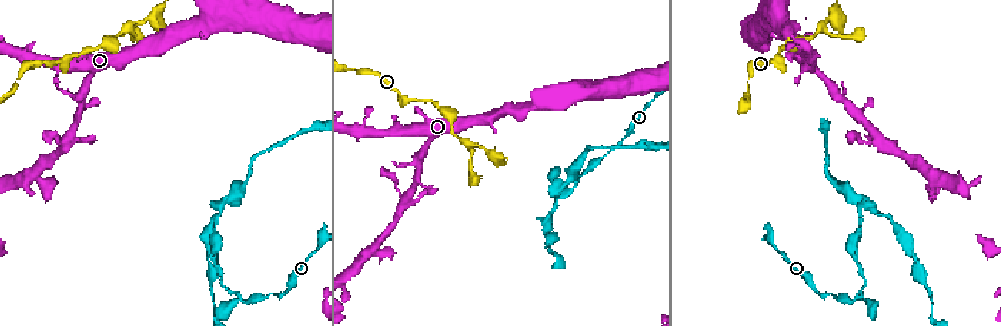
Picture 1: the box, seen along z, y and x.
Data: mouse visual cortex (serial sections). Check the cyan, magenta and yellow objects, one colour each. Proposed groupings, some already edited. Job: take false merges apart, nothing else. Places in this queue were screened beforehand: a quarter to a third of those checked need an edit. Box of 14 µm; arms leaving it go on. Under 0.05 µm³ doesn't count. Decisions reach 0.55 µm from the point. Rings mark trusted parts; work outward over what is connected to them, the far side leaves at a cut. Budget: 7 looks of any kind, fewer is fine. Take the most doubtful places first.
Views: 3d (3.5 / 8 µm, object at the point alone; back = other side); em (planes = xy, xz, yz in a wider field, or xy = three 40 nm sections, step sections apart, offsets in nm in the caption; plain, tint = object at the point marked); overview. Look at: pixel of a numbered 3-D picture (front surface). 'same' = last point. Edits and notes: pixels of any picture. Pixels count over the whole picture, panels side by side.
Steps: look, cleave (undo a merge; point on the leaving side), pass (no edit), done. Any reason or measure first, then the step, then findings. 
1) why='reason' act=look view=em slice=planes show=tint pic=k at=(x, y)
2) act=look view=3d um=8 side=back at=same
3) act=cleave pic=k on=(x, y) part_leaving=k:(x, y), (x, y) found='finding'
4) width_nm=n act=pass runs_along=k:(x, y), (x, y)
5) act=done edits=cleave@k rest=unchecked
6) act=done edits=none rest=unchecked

why='a narrow waist' act=look view=3d um=3.5 pic=1 at=(126, 27)

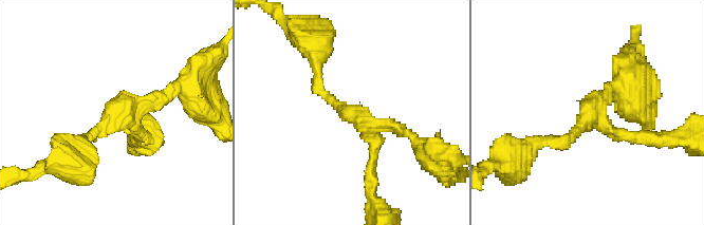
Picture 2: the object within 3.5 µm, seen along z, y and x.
arms=3 arm_widths_nm=150,200,200 act=look view=em slice=xy step=2 show=tint pic=2 at=(117, 112)

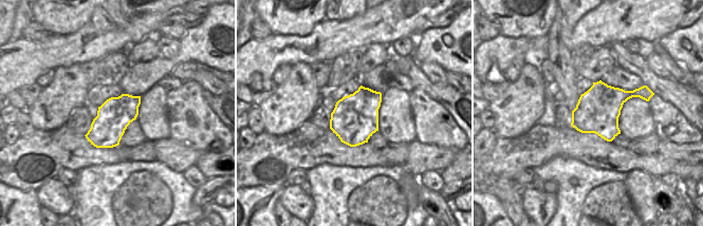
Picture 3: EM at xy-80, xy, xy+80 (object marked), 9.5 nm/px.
act=pass runs_along=2:(316, 71), (316, 87), (341, 109), (413, 138) found='all the same cell'

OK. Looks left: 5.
why='three-way junction' act=look view=3d um=3.5 pic=1 at=(861, 295)

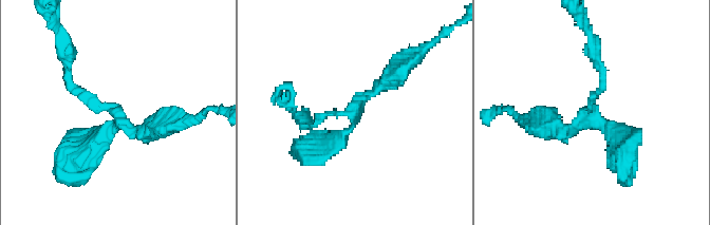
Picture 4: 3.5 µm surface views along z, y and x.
arms=3 arm_widths_nm=100,250,300 act=look view=em slice=xy step=2 show=tint pic=4 at=(116, 110)

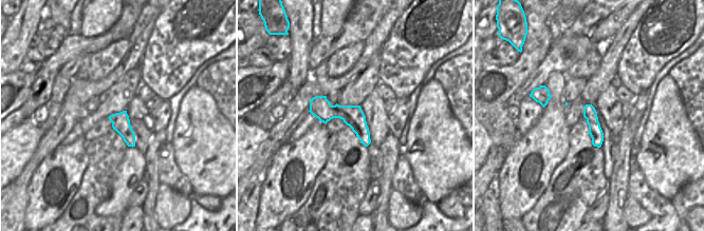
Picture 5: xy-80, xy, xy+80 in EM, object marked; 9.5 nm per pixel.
act=pass runs_along=5:(312, 103), (344, 112), (367, 141) found='continuous, no second cell'

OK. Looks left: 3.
why='branch point' act=look view=3d um=3.5 pic=1 at=(558, 181)

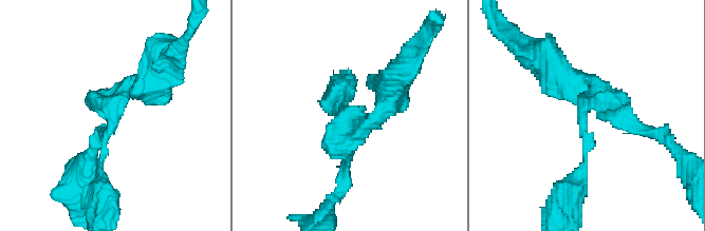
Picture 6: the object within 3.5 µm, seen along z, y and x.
act=look view=em slice=xy step=2 show=tint pic=6 at=(116, 102)

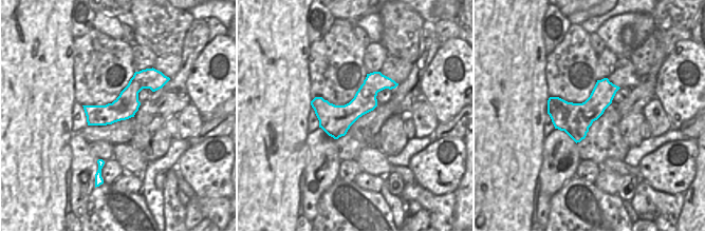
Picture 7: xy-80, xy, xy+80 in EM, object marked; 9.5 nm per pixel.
act=look view=em slice=xy step=1 show=tint at=same

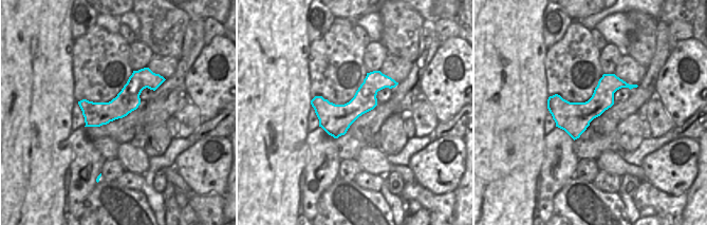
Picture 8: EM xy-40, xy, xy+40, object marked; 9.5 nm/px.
act=pass found='one cell here'

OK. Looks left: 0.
act=done edits=none rest=unchecked

